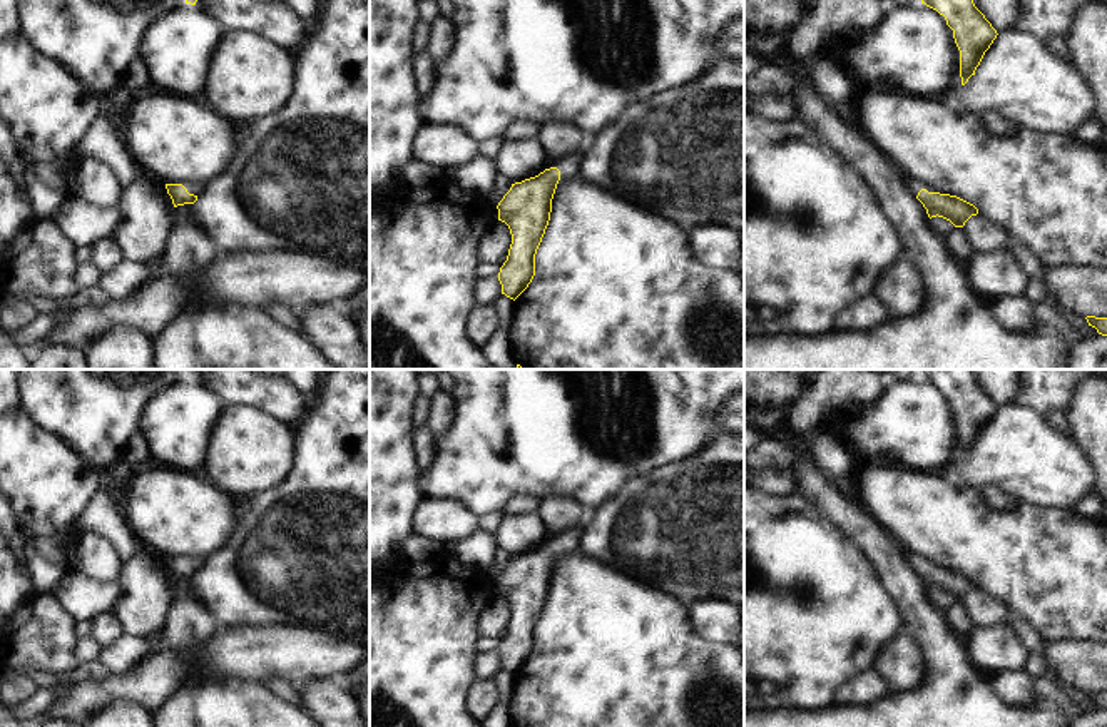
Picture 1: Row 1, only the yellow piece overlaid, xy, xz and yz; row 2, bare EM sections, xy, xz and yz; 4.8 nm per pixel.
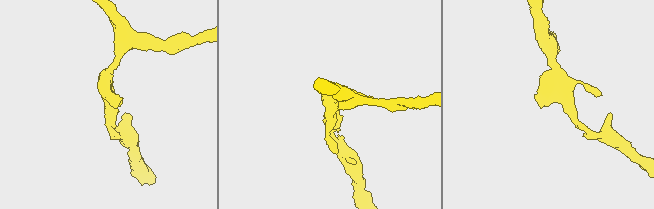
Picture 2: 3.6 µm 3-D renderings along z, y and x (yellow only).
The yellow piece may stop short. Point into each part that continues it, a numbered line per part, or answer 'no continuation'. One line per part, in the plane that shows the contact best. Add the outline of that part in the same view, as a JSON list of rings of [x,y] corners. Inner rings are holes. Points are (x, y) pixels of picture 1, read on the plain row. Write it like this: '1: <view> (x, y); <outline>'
1: xz (571, 540); [[[579,525],[569,531],[560,533],[560,535],[552,535],[548,543],[557,541],[560,545],[559,557],[565,557],[582,547],[584,533],[585,533],[585,525]]]

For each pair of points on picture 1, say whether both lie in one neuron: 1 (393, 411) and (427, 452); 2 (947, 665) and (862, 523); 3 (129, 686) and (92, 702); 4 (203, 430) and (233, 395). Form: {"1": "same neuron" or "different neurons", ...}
{"1": "different neurons", "2": "same neuron", "3": "same neuron", "4": "different neurons"}

